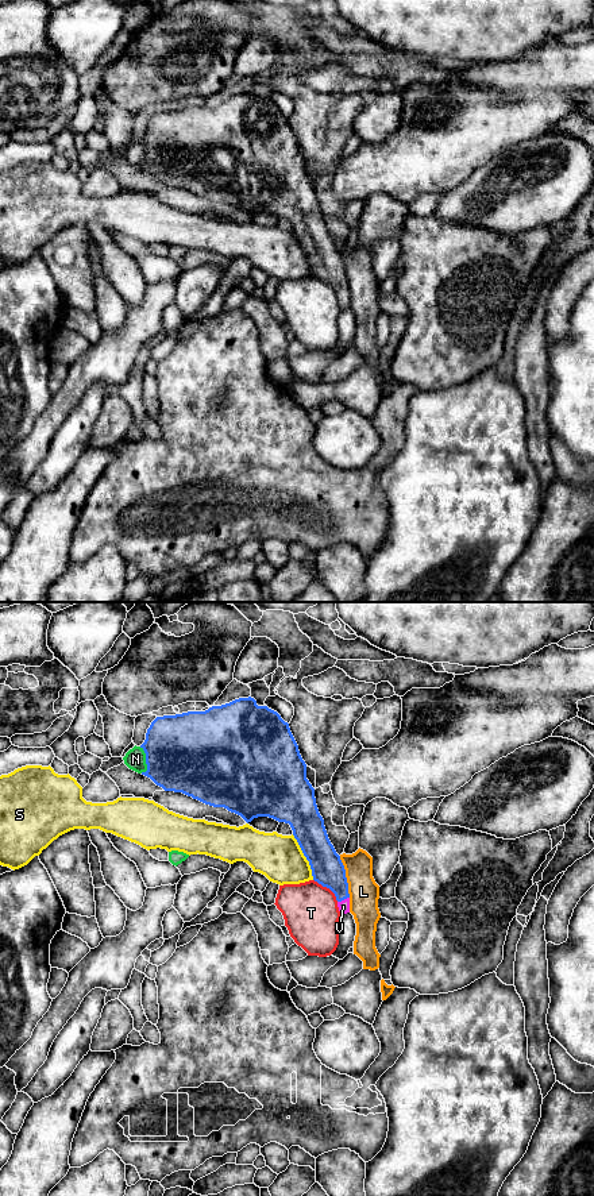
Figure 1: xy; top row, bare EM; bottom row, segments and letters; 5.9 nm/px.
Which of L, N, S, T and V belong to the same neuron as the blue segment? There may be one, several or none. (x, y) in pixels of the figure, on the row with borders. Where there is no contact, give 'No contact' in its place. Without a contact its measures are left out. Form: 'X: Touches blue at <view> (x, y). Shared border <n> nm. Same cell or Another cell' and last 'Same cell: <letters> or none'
L: Touches blue at xy (344, 876). Shared border 260 nm. Another cell
N: Touches blue at xy (146, 760). Shared border 160 nm. Another cell
S: Touches blue at xy (305, 856). Shared border 300 nm. Another cell
T: Touches blue at xy (327, 887). Shared border 200 nm. Another cell
V: Touches blue at xy (343, 899). Shared border 80 nm. Same cell
Same cell: V

